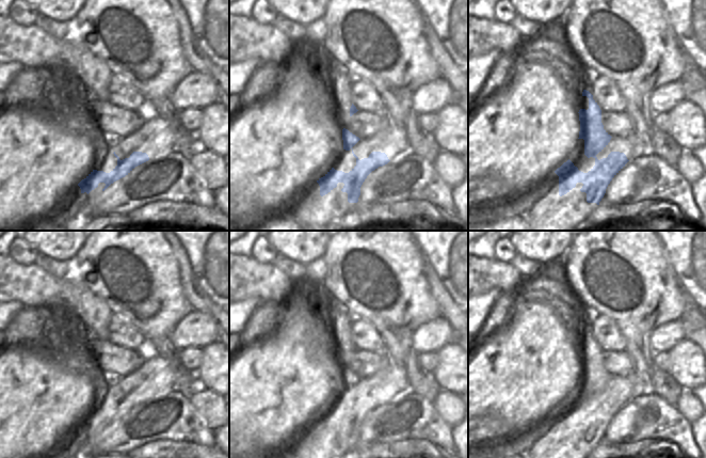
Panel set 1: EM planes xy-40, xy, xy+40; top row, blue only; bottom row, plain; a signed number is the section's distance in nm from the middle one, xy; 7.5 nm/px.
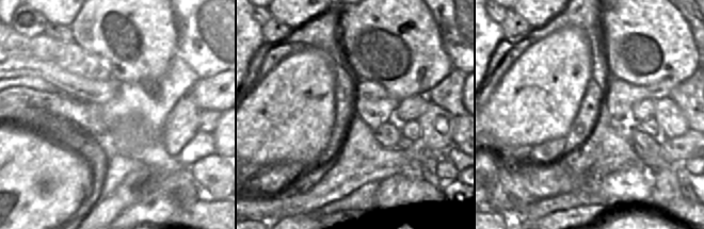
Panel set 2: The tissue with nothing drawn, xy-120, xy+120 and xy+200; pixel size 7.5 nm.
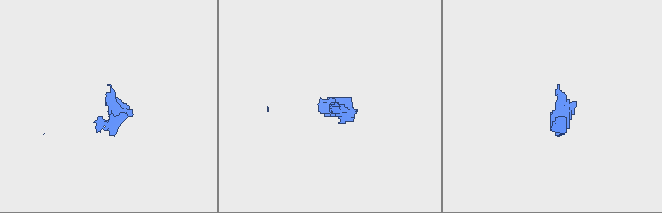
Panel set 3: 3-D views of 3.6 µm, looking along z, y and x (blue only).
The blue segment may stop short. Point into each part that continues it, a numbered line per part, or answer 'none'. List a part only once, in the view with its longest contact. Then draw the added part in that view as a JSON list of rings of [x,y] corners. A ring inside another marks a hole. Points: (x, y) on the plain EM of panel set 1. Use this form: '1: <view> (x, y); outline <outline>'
1: xy+40 (584, 342); outline [[[582,335],[582,339],[580,342],[580,348],[589,348],[589,337],[587,335]]]

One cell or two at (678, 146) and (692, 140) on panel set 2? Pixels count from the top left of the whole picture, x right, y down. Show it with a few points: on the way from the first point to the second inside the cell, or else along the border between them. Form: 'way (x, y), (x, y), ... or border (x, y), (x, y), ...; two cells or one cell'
way (682, 146), (686, 146), (689, 143); one cell

